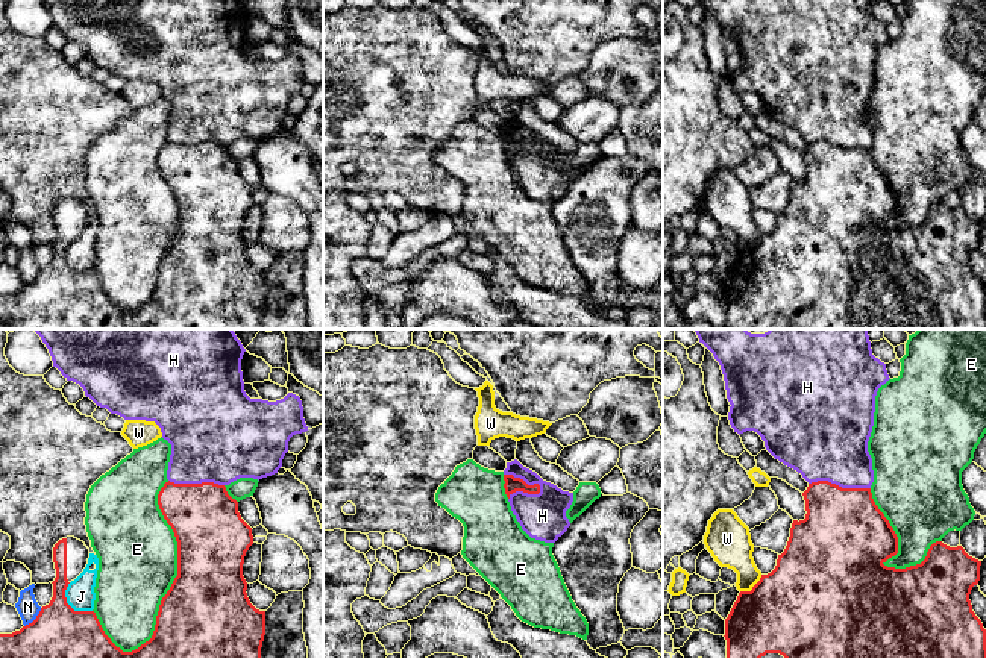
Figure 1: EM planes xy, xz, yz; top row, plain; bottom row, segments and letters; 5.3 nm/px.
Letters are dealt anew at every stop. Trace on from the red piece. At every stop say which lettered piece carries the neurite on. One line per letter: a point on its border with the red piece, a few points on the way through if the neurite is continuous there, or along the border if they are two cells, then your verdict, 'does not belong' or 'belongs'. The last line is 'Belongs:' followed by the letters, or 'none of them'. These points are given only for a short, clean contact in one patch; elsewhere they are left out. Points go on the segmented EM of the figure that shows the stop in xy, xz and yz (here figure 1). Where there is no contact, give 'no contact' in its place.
E: xy (178, 572) | does not belong
H: xz (524, 481) | along xz (504, 473), (519, 476), (528, 484), (537, 484), (540, 491) | does not belong
J: xy (69, 605) | along xy (69, 582), (65, 601), (75, 610), (91, 611) | does not belong
N: xy (35, 619) | along xy (41, 608), (25, 626) | does not belong
W: yz (753, 587) | does not belong
Belongs: none of them

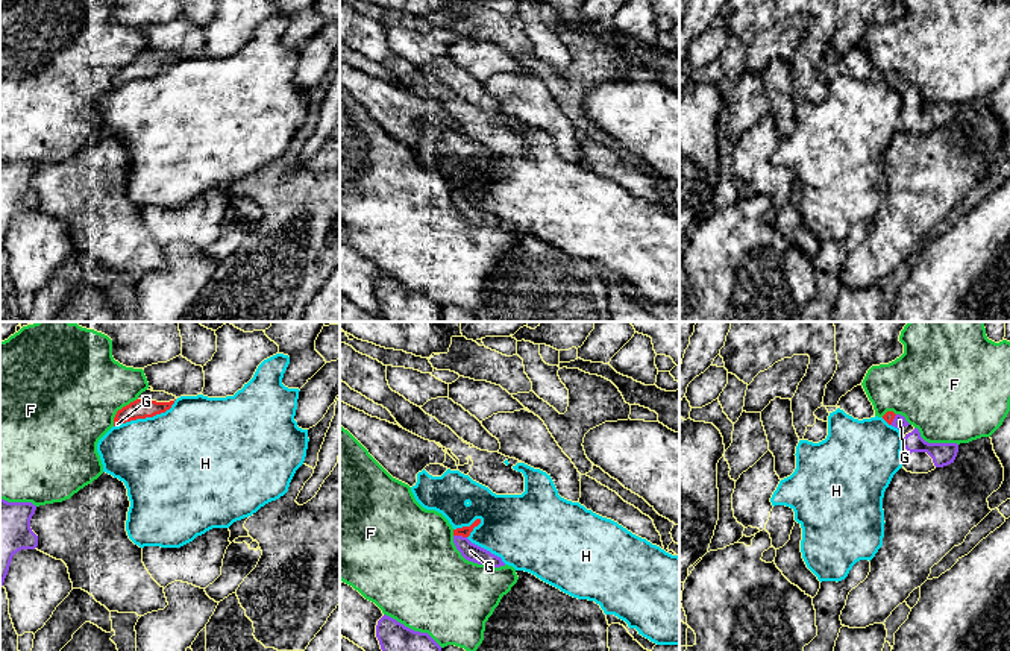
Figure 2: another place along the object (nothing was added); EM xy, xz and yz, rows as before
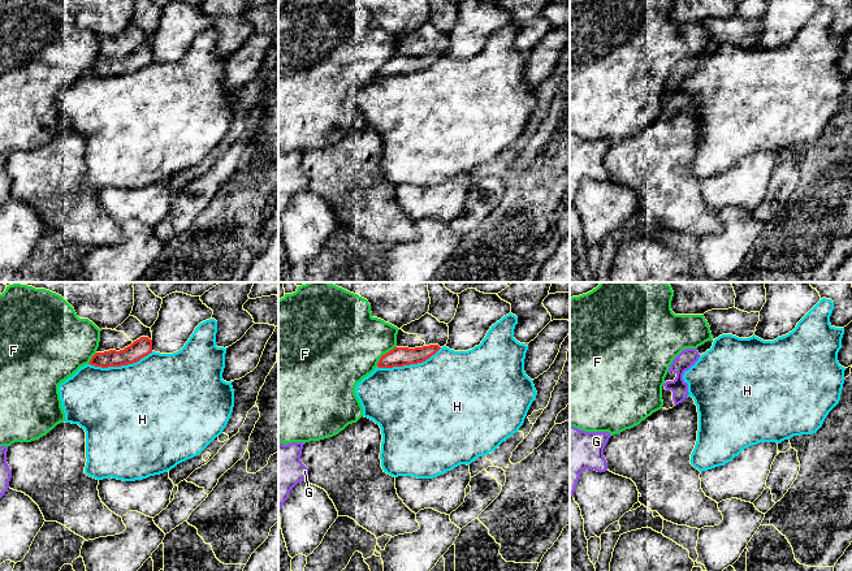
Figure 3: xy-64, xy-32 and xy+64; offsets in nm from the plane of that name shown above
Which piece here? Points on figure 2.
F: xy (122, 408) | along xy (137, 398), (117, 411), (112, 425) | does not belong
G: xz (460, 534) | across xz (464, 531), (460, 534), (470, 551) | belongs
H: xy (149, 416) | along xy (176, 399), (164, 411), (122, 424) | does not belong
Belongs: G

